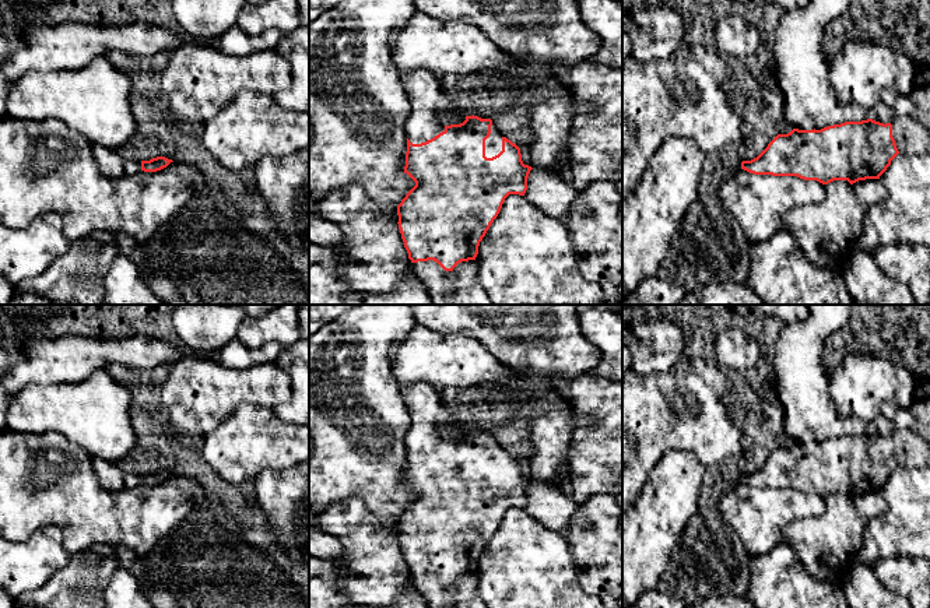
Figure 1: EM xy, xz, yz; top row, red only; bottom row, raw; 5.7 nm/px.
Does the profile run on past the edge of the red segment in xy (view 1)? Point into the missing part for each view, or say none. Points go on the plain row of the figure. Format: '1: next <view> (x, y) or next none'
1: next xy (111, 475)

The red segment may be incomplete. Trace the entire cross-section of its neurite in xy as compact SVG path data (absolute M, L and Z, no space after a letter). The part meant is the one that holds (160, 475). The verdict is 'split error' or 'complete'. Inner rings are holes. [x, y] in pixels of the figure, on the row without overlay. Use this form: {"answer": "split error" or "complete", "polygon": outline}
{"answer": "split error", "polygon": "M92 457L92 467L102 488L109 492L124 491L140 484L157 485L173 475L165 470L157 470L150 474L131 474L122 470L116 463L110 463L99 457Z"}

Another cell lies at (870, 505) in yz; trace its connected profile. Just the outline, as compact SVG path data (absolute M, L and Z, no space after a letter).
M880 492L859 493L852 499L857 512L866 519L875 519L887 510L887 500Z

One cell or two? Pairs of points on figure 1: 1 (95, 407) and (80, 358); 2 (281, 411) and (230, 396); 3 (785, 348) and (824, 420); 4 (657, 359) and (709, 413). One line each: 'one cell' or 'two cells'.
1: two cells
2: two cells
3: one cell
4: two cells

